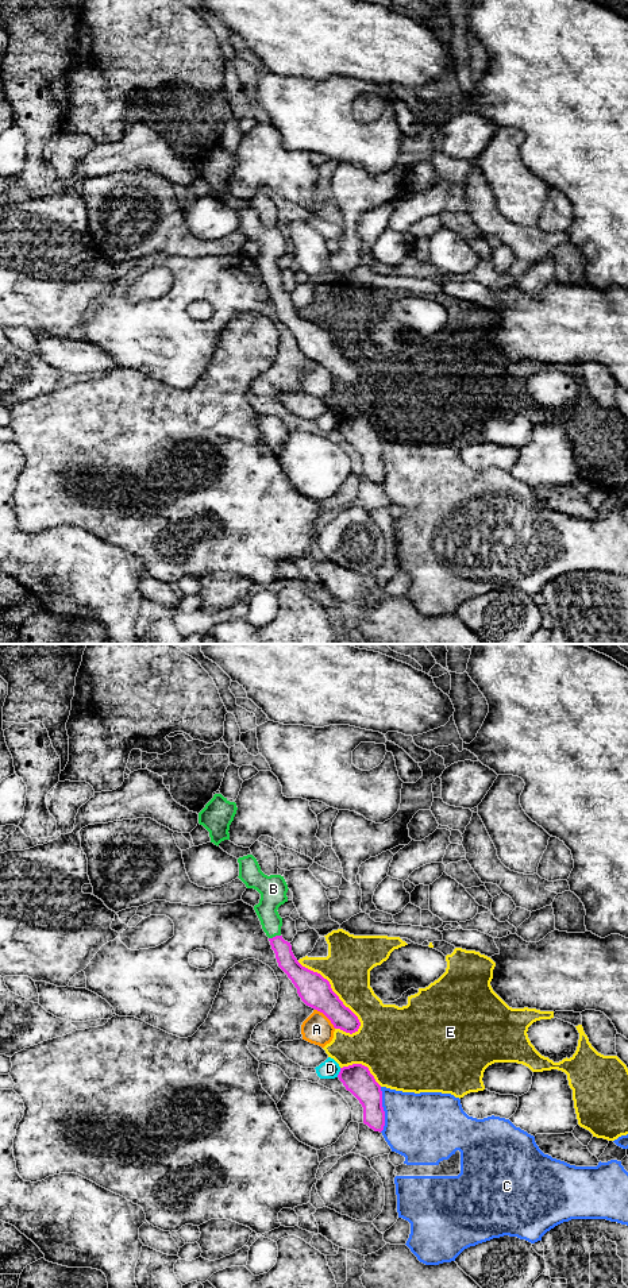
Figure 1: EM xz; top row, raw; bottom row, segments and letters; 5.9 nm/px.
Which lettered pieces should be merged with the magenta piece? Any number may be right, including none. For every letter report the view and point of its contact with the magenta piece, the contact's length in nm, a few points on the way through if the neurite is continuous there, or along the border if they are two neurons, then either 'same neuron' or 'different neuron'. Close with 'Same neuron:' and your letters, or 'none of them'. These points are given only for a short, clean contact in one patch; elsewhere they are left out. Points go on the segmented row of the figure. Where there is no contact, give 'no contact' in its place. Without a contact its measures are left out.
A: xz (326, 1015) | 170 nm | different neuron
B: xz (276, 936) | 80 nm | across xz (286, 961), (276, 936), (272, 928), (273, 894) | same neuron
C: xz (382, 1110) | 280 nm | different neuron
D: xz (339, 1072) | 60 nm | along xz (341, 1068), (336, 1076) | different neuron
E: xz (332, 991) | 550 nm | different neuron
Same neuron: B

